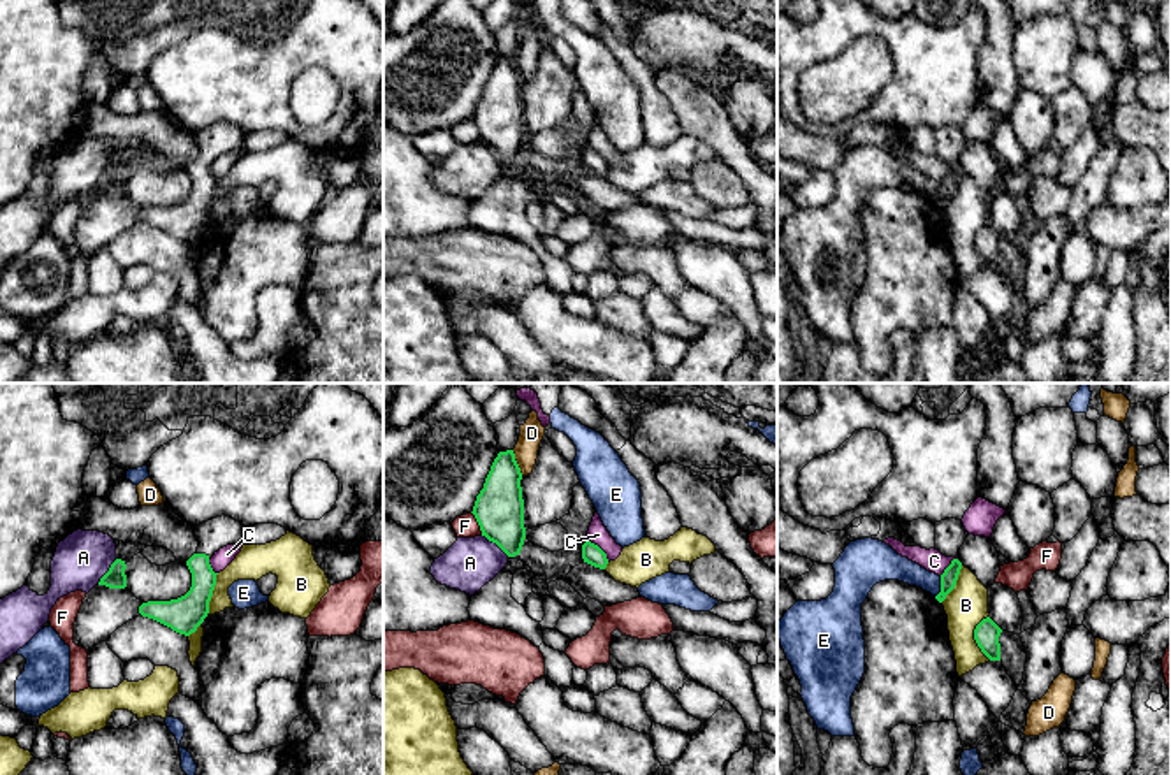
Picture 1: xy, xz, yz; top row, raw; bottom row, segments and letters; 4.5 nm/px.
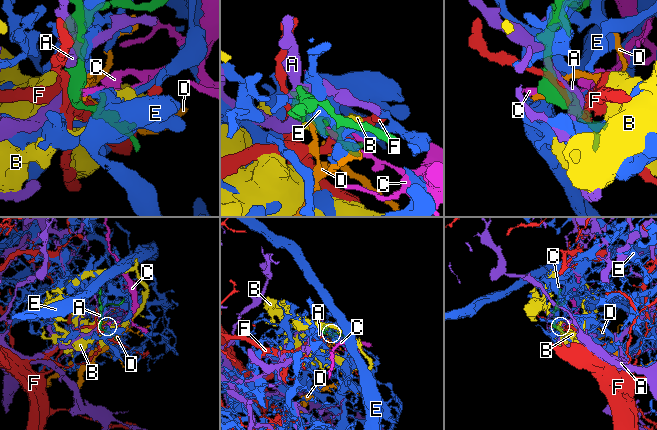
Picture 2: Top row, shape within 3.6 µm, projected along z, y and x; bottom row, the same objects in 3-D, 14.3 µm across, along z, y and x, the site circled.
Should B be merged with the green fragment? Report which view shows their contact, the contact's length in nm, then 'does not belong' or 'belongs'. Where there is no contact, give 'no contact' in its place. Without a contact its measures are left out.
meets green in yz; contact 200 nm long; does not belong

